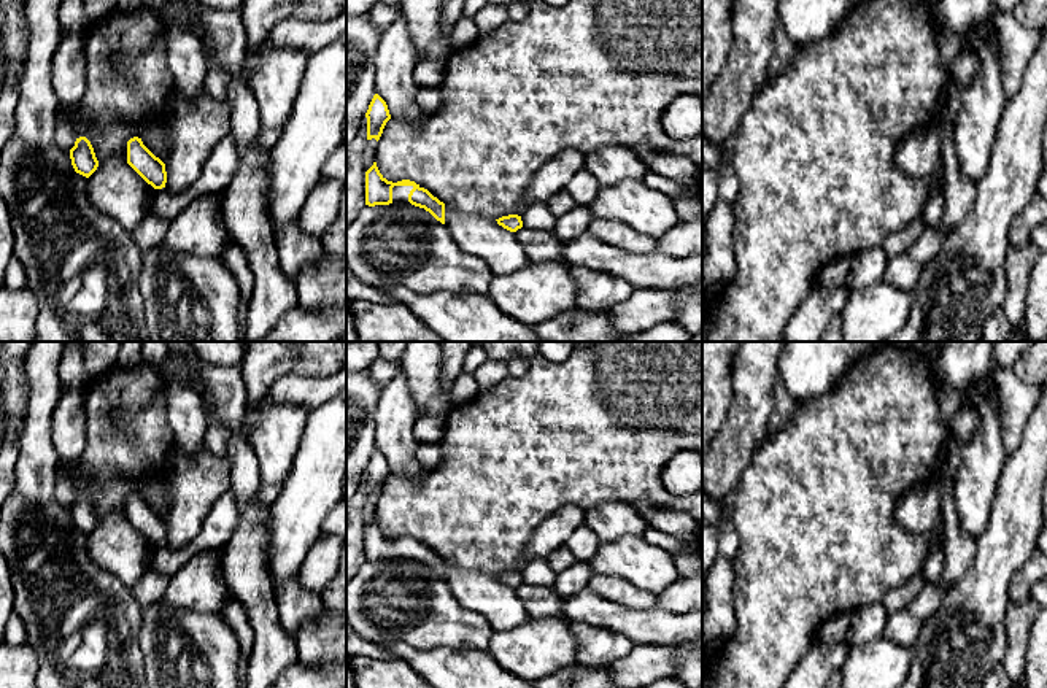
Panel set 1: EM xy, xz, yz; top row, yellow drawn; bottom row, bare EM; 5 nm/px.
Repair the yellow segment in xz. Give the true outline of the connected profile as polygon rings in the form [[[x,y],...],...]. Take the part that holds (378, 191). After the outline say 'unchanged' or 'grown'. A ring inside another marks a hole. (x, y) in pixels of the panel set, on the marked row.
[[[377,162],[365,172],[365,205],[411,203],[424,208],[437,221],[445,224],[445,203],[415,181],[388,181],[378,170]]]; grown

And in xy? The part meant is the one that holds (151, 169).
[[[138,137],[127,141],[127,164],[154,189],[165,187],[165,164]]]; unchanged

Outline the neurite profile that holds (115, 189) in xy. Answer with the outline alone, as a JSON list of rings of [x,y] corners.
[[[126,157],[99,162],[97,170],[87,178],[87,199],[94,208],[129,232],[149,213],[156,194],[157,191],[127,164]]]

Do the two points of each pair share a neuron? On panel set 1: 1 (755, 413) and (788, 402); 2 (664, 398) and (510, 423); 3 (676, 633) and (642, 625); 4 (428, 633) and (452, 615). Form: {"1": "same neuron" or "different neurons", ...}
{"1": "different neurons", "2": "same neuron", "3": "same neuron", "4": "same neuron"}

